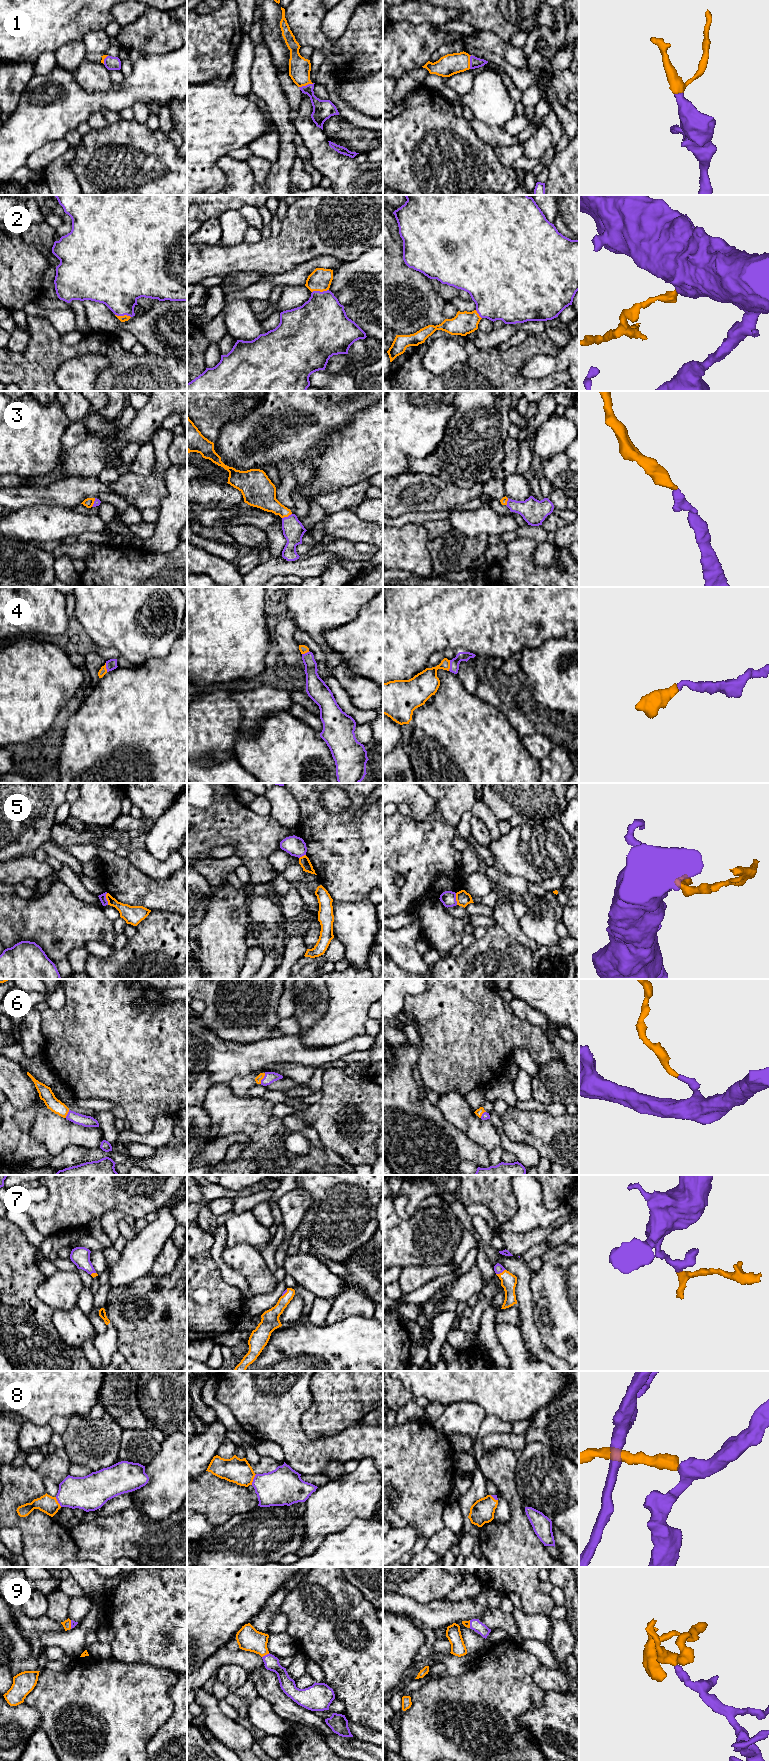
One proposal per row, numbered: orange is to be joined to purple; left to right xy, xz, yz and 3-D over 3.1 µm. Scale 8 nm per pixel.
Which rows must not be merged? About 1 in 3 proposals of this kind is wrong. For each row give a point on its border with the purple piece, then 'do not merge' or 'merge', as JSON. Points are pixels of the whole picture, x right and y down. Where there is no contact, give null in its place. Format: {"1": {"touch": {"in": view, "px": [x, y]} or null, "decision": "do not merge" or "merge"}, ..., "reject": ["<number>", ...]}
{"1": {"touch": {"in": "xz", "px": [306, 85]}, "decision": "merge"}, "2": {"touch": {"in": "xz", "px": [319, 291]}, "decision": "merge"}, "3": {"touch": {"in": "xz", "px": [286, 517]}, "decision": "merge"}, "4": {"touch": {"in": "yz", "px": [450, 665]}, "decision": "merge"}, "5": {"touch": {"in": "xy", "px": [106, 899]}, "decision": "do not merge"}, "6": {"touch": {"in": "xz", "px": [263, 1078]}, "decision": "merge"}, "7": {"touch": {"in": "yz", "px": [500, 1272]}, "decision": "merge"}, "8": {"touch": {"in": "xz", "px": [253, 1479]}, "decision": "merge"}, "9": {"touch": {"in": "xz", "px": [265, 1655]}, "decision": "merge"}, "reject": ["5"]}

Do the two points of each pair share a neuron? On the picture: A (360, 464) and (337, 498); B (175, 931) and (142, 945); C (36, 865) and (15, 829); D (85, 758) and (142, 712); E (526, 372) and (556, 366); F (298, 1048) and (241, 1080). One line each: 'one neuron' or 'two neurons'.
A: two neurons
B: one neuron
C: two neurons
D: one neuron
E: one neuron
F: two neurons

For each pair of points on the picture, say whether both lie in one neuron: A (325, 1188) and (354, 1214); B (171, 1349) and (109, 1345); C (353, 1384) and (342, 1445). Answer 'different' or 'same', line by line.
A: same
B: different
C: different

